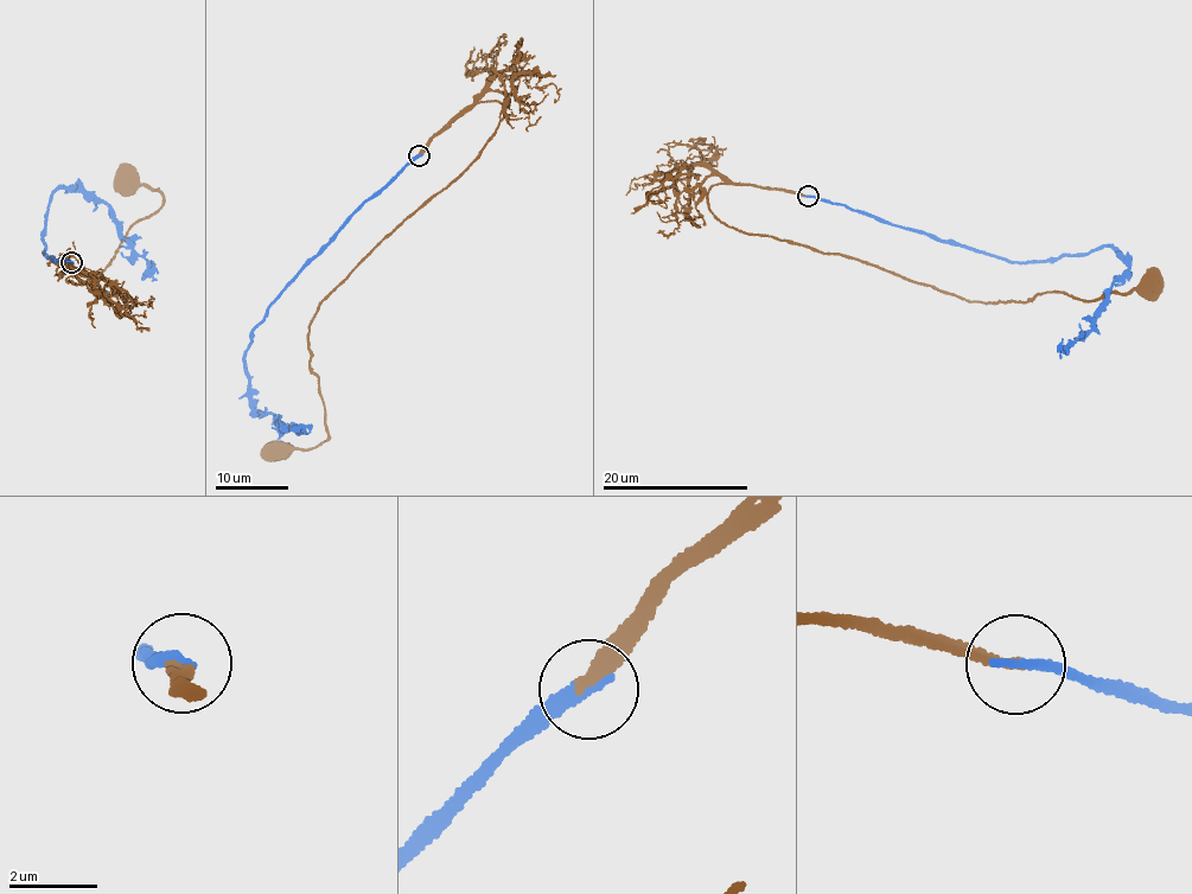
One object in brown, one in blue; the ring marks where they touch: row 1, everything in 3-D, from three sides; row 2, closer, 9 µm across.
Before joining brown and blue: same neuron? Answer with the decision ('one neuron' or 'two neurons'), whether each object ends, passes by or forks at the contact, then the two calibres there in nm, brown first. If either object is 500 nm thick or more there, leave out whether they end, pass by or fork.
one neuron | brown ends | blue ends | 280/280 nm

